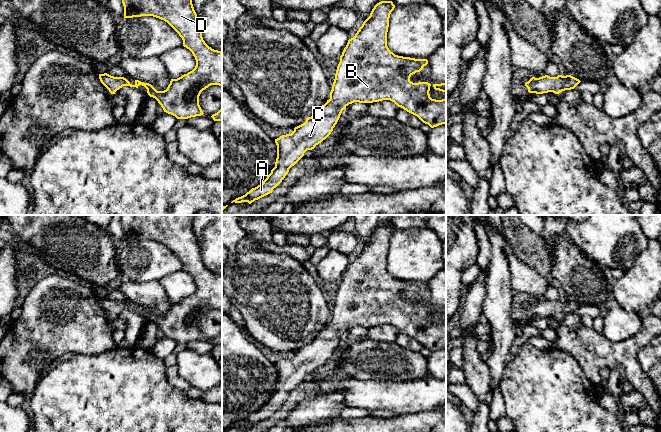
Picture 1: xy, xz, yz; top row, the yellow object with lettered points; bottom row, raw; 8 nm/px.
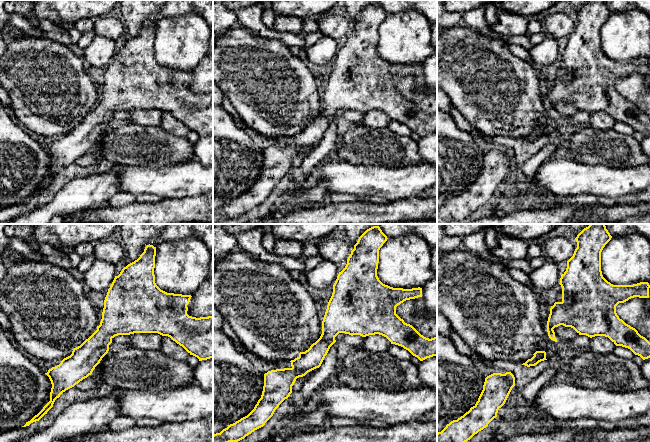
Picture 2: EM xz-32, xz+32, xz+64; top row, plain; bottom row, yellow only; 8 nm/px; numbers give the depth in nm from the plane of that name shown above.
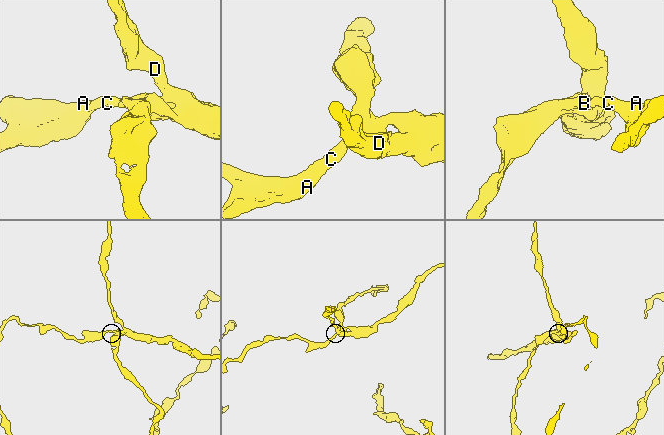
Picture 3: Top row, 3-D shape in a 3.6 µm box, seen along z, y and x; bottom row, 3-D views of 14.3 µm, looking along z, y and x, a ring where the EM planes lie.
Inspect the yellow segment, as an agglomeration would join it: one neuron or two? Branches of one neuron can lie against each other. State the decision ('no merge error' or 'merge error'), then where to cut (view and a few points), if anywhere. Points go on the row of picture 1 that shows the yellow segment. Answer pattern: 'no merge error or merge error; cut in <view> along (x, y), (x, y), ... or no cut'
no merge error; no cut

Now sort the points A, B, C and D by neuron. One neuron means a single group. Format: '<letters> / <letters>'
A B C D

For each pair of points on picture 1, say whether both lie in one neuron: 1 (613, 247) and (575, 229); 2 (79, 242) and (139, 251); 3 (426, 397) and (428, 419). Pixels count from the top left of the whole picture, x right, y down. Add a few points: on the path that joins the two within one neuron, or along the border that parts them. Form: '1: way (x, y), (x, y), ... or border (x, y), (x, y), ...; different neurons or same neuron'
1: way (604, 238), (584, 234); same neuron
2: border (120, 245), (118, 252), (119, 271); different neurons
3: border (435, 408), (404, 415); different neurons

